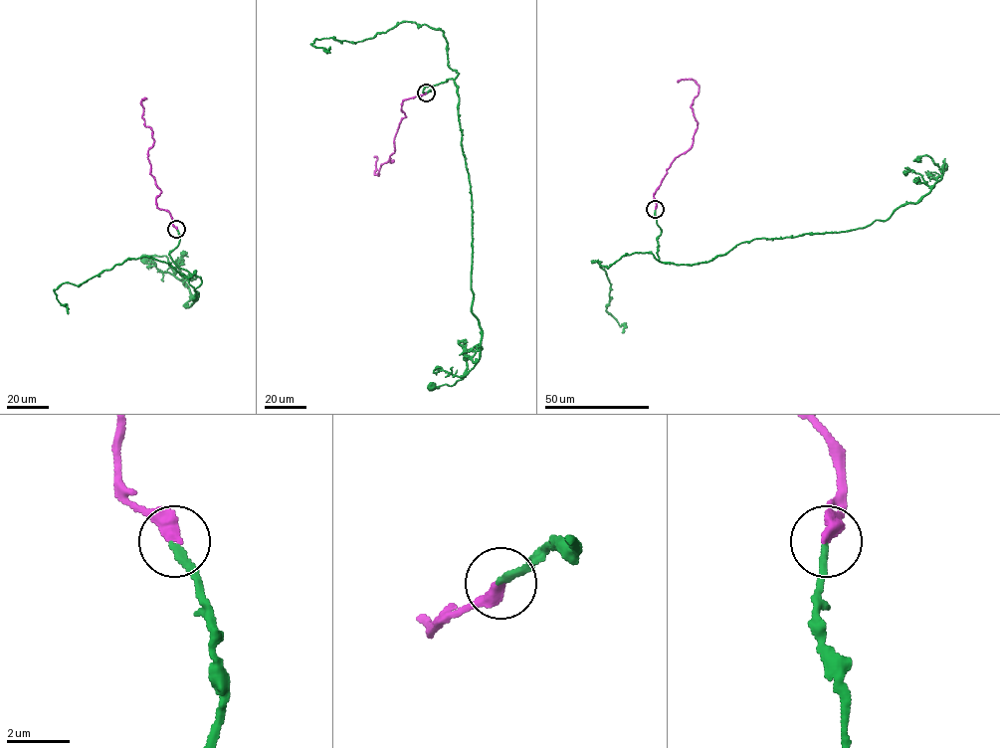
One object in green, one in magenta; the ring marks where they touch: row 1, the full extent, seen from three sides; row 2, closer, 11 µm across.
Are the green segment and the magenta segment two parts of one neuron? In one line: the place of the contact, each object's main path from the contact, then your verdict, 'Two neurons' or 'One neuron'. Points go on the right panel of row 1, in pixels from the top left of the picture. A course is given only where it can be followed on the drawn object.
Place: (655, 209). Course of green: (655, 209), (659, 261), (699, 264), (754, 239), (847, 232), (886, 221), (930, 191), (944, 159), (943, 167). Course of magenta: (655, 208), (656, 190), (673, 160), (691, 147), (698, 126), (691, 106), (699, 85), (692, 79), (678, 83). One neuron

